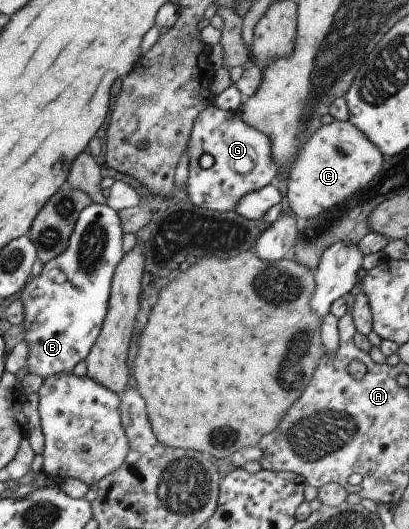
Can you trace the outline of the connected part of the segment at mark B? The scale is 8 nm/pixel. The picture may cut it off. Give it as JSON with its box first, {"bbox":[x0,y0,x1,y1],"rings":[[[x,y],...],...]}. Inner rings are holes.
{"bbox":[20,204,122,377],"rings":[[[88,204],[84,209],[80,210],[78,217],[75,219],[72,231],[67,239],[66,247],[62,253],[59,253],[56,257],[53,257],[50,261],[42,264],[42,269],[38,277],[30,279],[28,283],[23,287],[20,293],[20,299],[23,305],[23,340],[28,343],[30,353],[25,362],[28,368],[28,373],[40,375],[40,377],[55,376],[56,374],[70,374],[73,371],[73,367],[79,362],[83,361],[88,353],[90,347],[93,346],[94,340],[97,338],[100,326],[102,325],[108,303],[109,289],[111,279],[113,278],[114,268],[117,266],[118,261],[122,257],[122,246],[121,246],[121,221],[118,214],[110,209],[106,204]]]}

